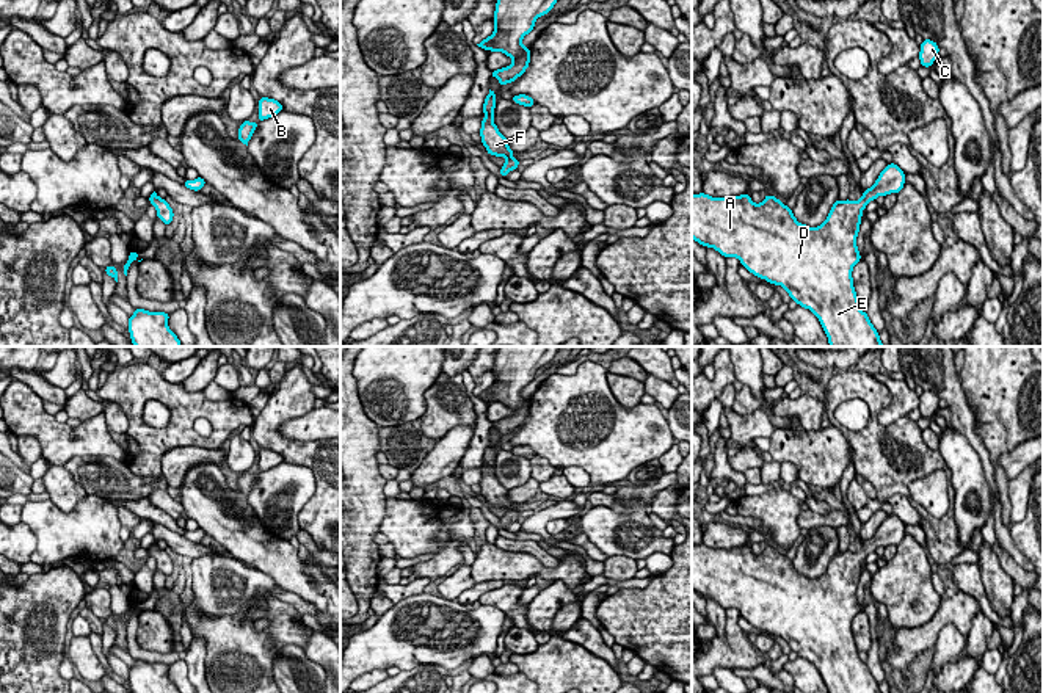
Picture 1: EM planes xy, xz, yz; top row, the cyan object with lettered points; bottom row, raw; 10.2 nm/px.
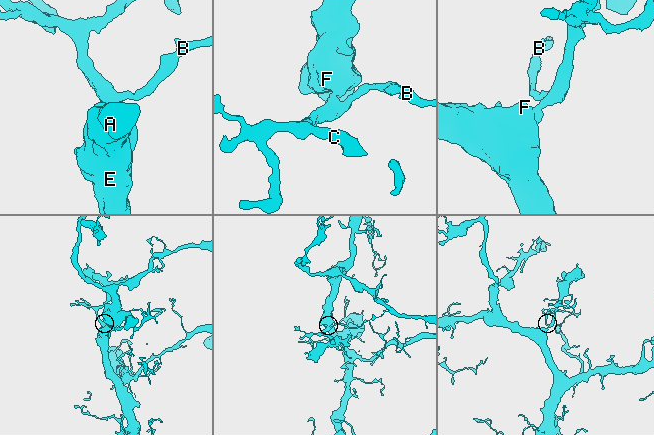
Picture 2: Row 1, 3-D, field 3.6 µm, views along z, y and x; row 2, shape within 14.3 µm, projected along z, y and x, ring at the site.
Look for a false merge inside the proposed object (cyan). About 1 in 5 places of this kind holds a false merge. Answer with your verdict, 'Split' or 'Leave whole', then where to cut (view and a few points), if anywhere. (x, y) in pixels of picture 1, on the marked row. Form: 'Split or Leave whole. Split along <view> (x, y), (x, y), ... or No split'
Leave whole. No split

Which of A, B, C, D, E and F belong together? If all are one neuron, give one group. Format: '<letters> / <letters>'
A B C D E F

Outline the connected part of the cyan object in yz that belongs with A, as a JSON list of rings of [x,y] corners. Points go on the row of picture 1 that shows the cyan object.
[[[891,161],[858,201],[836,199],[817,227],[798,223],[792,209],[772,194],[754,204],[748,193],[732,198],[692,193],[692,238],[725,259],[737,257],[751,274],[781,285],[790,299],[819,318],[830,346],[885,346],[869,315],[859,309],[852,271],[861,260],[856,237],[863,210],[878,196],[900,193],[903,185],[905,172]]]

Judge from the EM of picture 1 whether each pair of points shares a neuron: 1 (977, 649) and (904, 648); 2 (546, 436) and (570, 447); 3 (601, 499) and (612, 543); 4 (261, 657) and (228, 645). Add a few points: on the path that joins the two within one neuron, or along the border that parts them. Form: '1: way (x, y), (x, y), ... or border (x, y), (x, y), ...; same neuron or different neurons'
1: border (981, 612), (973, 618), (970, 632), (965, 637); different neurons
2: way (552, 436), (559, 436), (563, 441); same neuron
3: border (593, 505), (607, 505), (615, 510), (639, 510); different neurons
4: way (253, 654), (236, 648); same neuron

